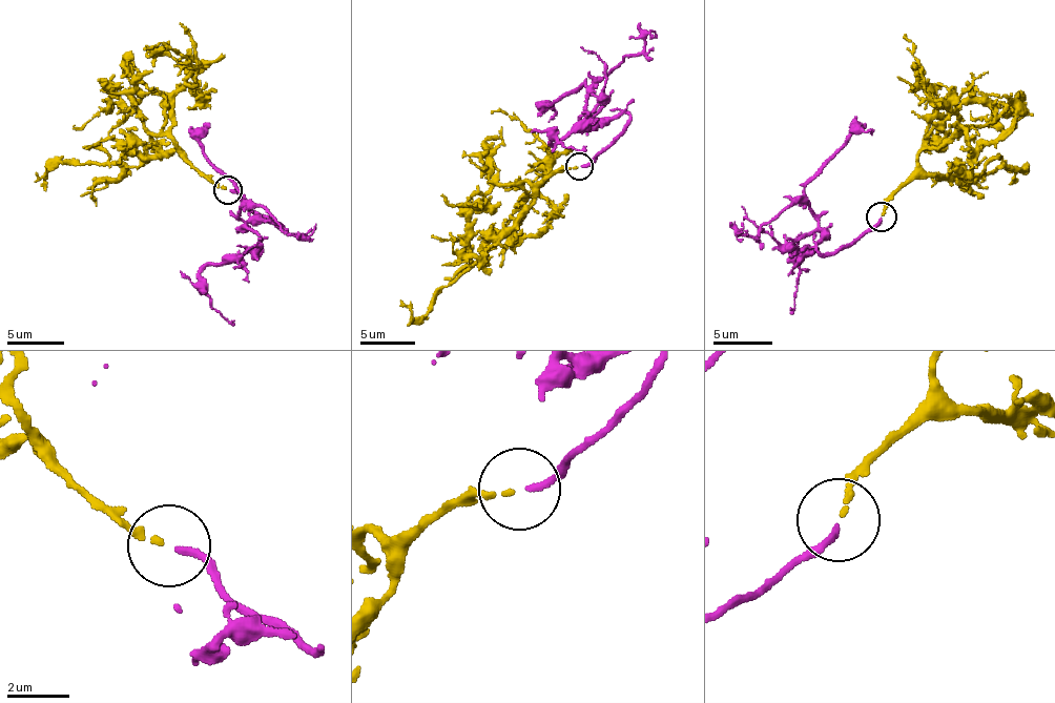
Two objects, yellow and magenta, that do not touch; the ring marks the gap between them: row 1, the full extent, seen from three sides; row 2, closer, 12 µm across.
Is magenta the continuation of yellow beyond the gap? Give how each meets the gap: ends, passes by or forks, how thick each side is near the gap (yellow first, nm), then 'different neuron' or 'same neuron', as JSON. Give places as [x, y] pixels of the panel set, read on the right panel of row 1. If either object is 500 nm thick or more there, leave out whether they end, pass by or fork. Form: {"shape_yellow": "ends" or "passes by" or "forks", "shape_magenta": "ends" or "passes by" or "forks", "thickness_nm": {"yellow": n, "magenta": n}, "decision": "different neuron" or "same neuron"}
{"shape_yellow": "ends", "shape_magenta": "ends", "thickness_nm": {"yellow": 150, "magenta": 200}, "decision": "different neuron"}

